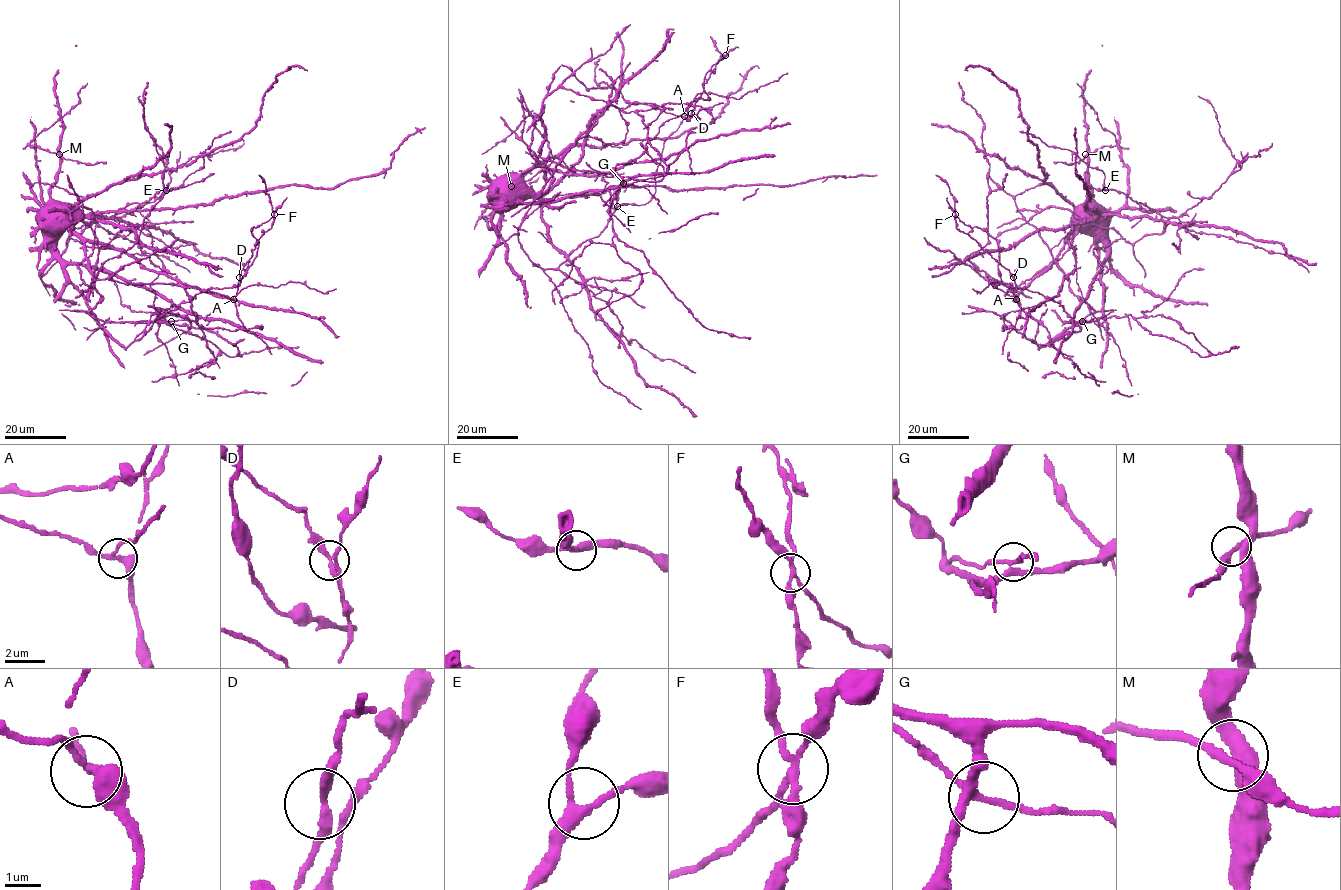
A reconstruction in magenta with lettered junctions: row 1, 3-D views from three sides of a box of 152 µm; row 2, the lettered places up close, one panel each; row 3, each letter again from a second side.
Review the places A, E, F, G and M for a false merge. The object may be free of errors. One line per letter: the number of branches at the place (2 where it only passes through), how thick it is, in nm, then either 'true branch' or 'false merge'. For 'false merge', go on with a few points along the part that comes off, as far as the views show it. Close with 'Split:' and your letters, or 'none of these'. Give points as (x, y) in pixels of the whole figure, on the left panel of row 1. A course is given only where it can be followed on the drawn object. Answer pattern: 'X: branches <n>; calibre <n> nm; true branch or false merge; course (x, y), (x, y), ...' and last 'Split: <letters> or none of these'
A: branches 3; calibre 260 nm; true branch
E: branches 3; calibre 240 nm; true branch
F: branches 4; calibre 200 nm; false merge; course (273, 214), (271, 228), (251, 250), (252, 256), (241, 270), (241, 278), (250, 261)
G: branches 4; calibre 190 nm; true branch
M: branches 3; calibre 200 nm; true branch
Split: F

